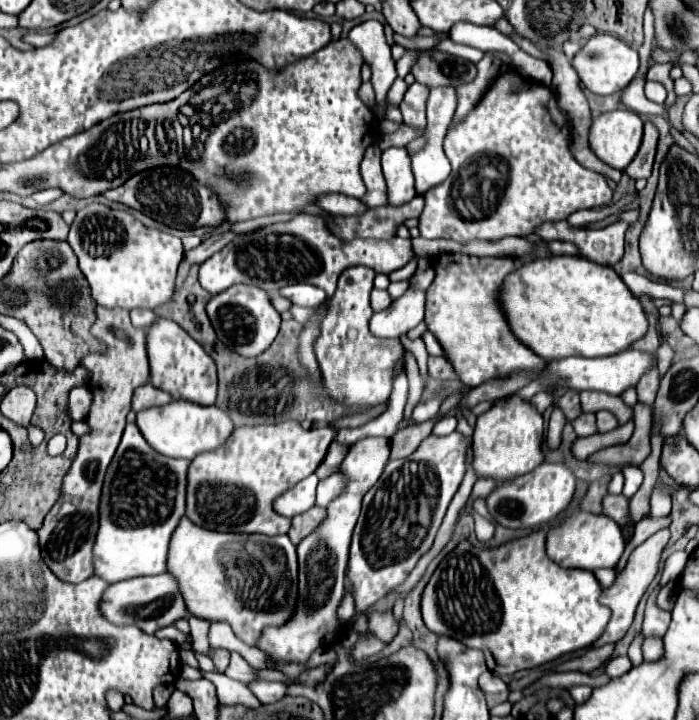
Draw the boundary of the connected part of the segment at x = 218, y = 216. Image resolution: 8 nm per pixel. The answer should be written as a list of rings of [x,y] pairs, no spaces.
[[[156,167],[146,169],[138,175],[132,175],[126,183],[122,183],[116,189],[110,189],[104,193],[106,199],[128,205],[136,211],[142,211],[144,215],[152,217],[154,221],[160,221],[174,229],[196,229],[196,227],[216,227],[224,221],[224,203],[216,197],[216,193],[206,187],[204,183],[196,181],[190,173],[176,169],[176,167]]]

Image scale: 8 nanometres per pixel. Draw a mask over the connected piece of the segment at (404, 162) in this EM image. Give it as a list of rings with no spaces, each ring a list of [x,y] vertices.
[[[390,147],[382,151],[382,171],[388,187],[388,205],[400,207],[416,197],[414,175],[406,149]]]

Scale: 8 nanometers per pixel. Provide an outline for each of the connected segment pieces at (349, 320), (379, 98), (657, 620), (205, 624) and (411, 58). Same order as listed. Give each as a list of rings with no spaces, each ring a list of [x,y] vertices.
[[[350,267],[340,275],[336,293],[326,301],[328,309],[320,323],[320,335],[314,341],[316,361],[326,379],[326,387],[344,405],[378,405],[380,401],[388,401],[392,371],[404,353],[400,341],[380,341],[370,335],[370,291],[374,277],[376,273],[368,267]]]
[[[368,19],[360,25],[356,25],[348,37],[362,51],[364,61],[372,69],[372,85],[374,85],[374,93],[376,93],[374,107],[384,113],[382,115],[384,119],[402,123],[400,109],[396,105],[390,105],[388,97],[386,97],[388,89],[392,87],[392,83],[396,79],[396,69],[394,69],[394,59],[390,55],[390,45],[386,43],[386,37],[384,37],[382,23],[376,19]]]
[[[654,597],[648,599],[648,605],[646,605],[646,617],[644,617],[644,637],[648,635],[664,635],[668,625],[670,625],[670,613],[668,611],[660,611],[656,605],[654,605]]]
[[[194,617],[194,621],[188,621],[188,623],[190,623],[190,635],[192,635],[194,645],[196,645],[196,641],[200,641],[200,643],[206,643],[206,645],[208,645],[208,637],[206,637],[206,635],[208,635],[210,621]]]
[[[406,51],[406,53],[398,59],[398,67],[396,67],[396,69],[398,69],[398,77],[405,78],[406,73],[408,73],[408,71],[412,69],[412,65],[416,63],[416,59],[418,59],[418,57],[416,57],[416,53]]]

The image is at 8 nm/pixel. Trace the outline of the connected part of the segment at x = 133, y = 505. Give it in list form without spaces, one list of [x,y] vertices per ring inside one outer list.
[[[136,423],[126,425],[116,455],[108,465],[100,495],[100,527],[92,549],[96,577],[106,583],[118,583],[140,575],[166,573],[168,539],[184,515],[188,465],[188,459],[172,459],[156,453]]]

